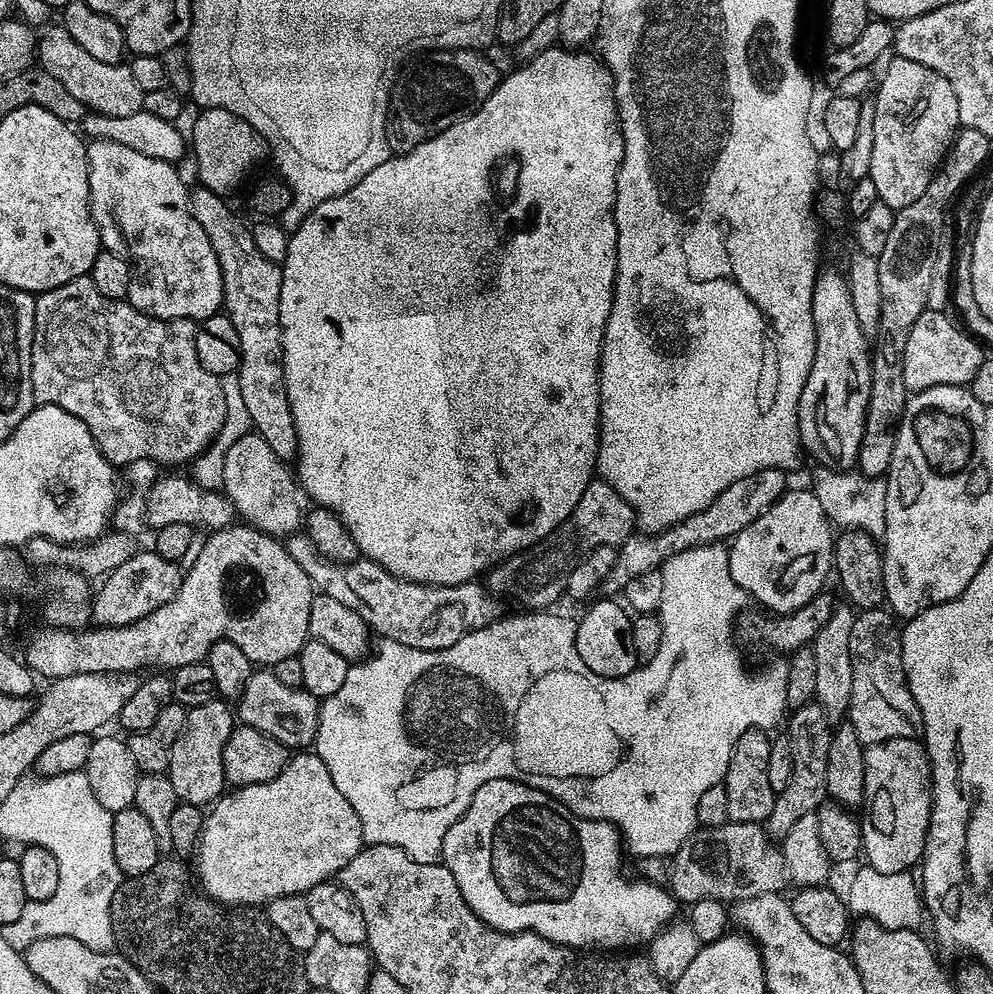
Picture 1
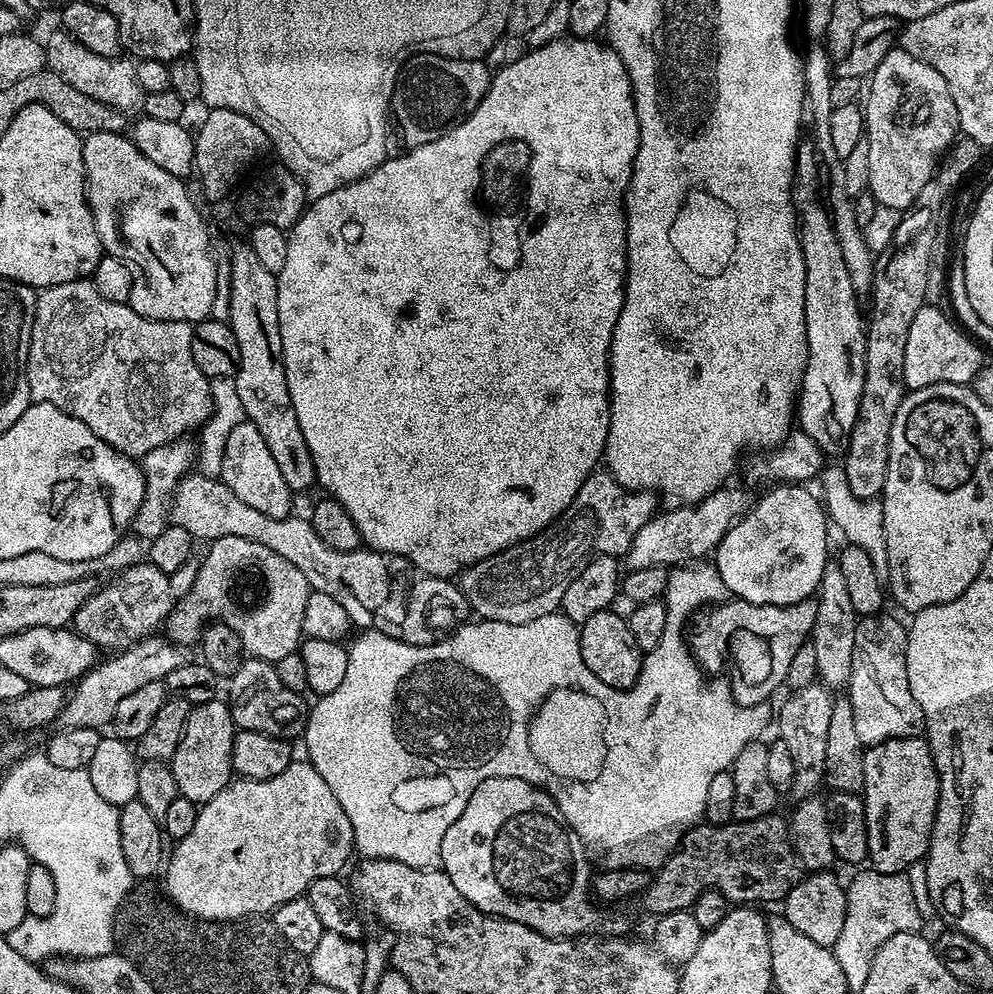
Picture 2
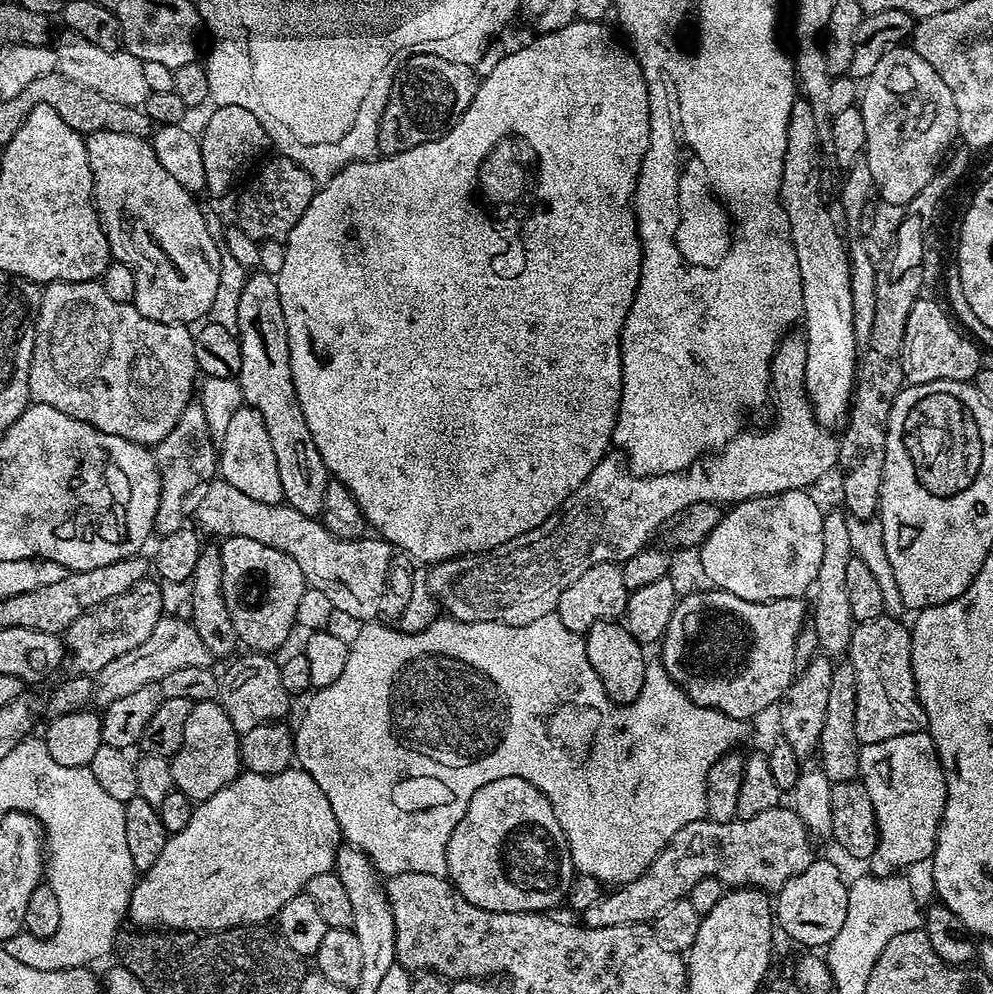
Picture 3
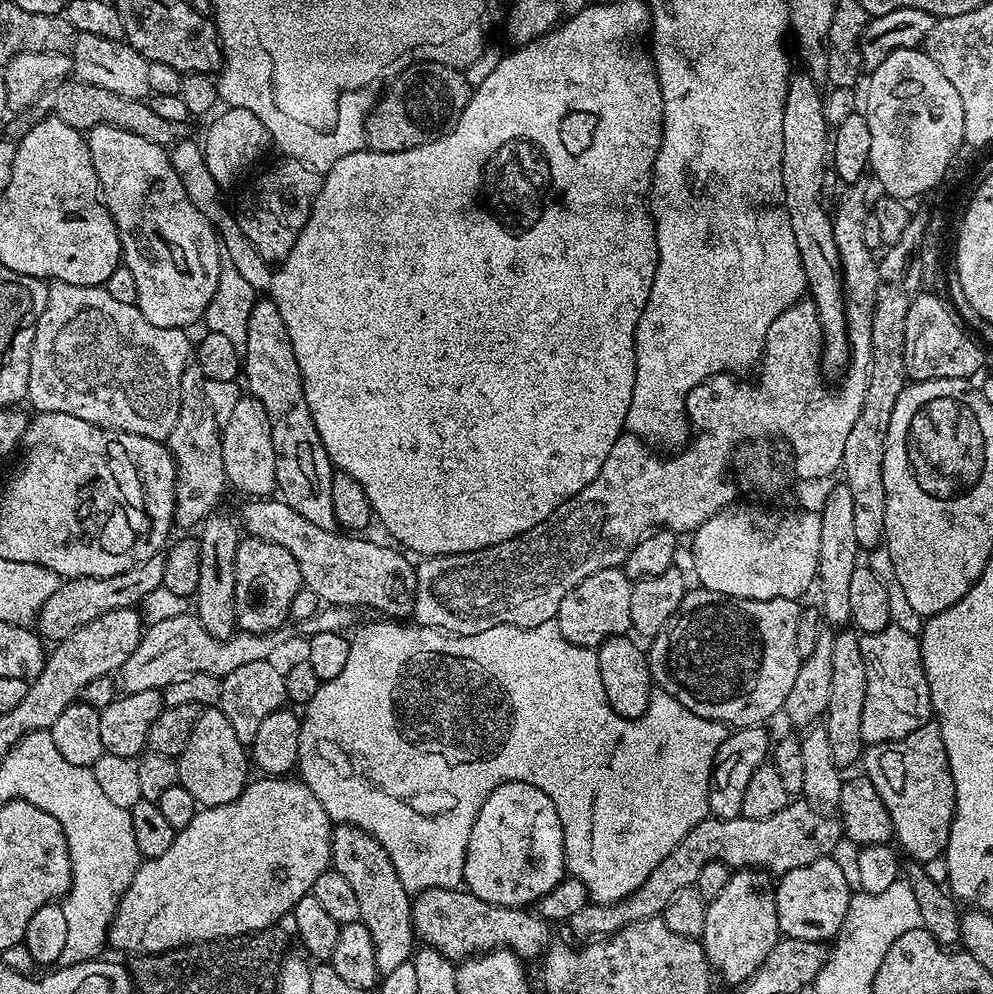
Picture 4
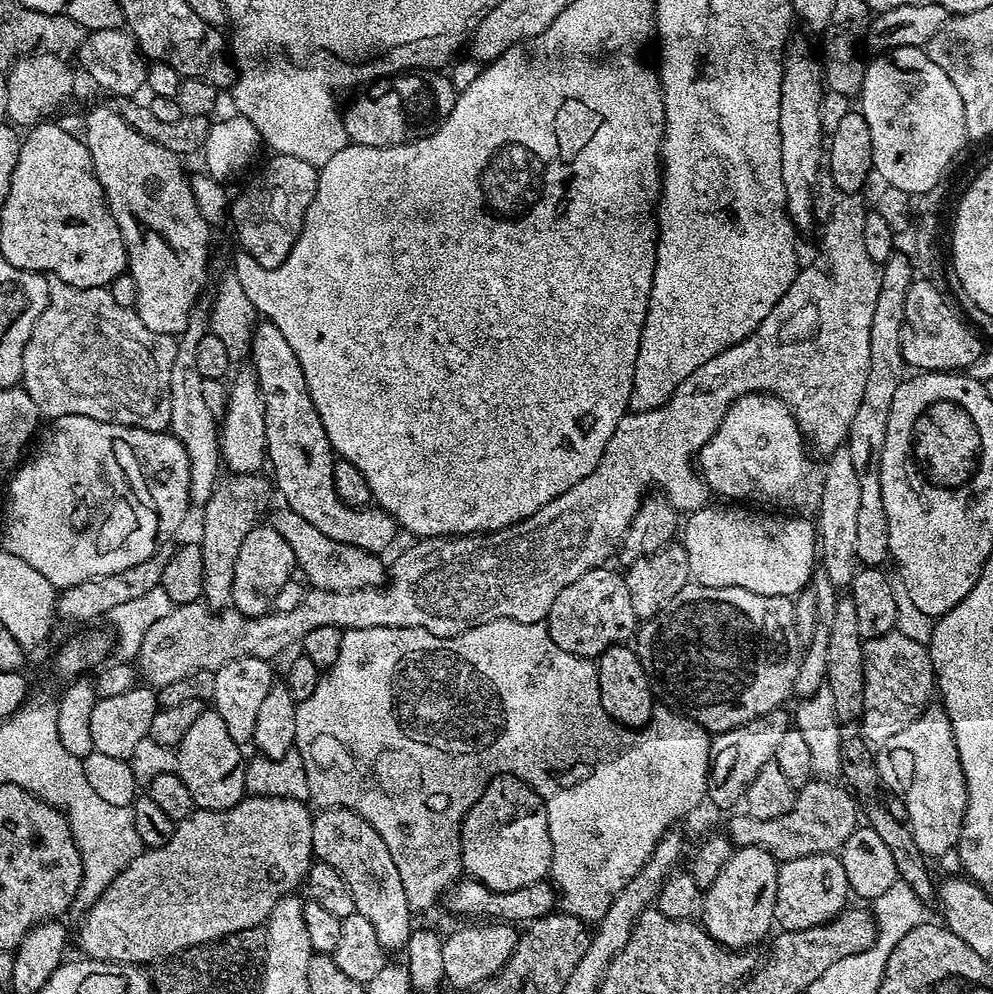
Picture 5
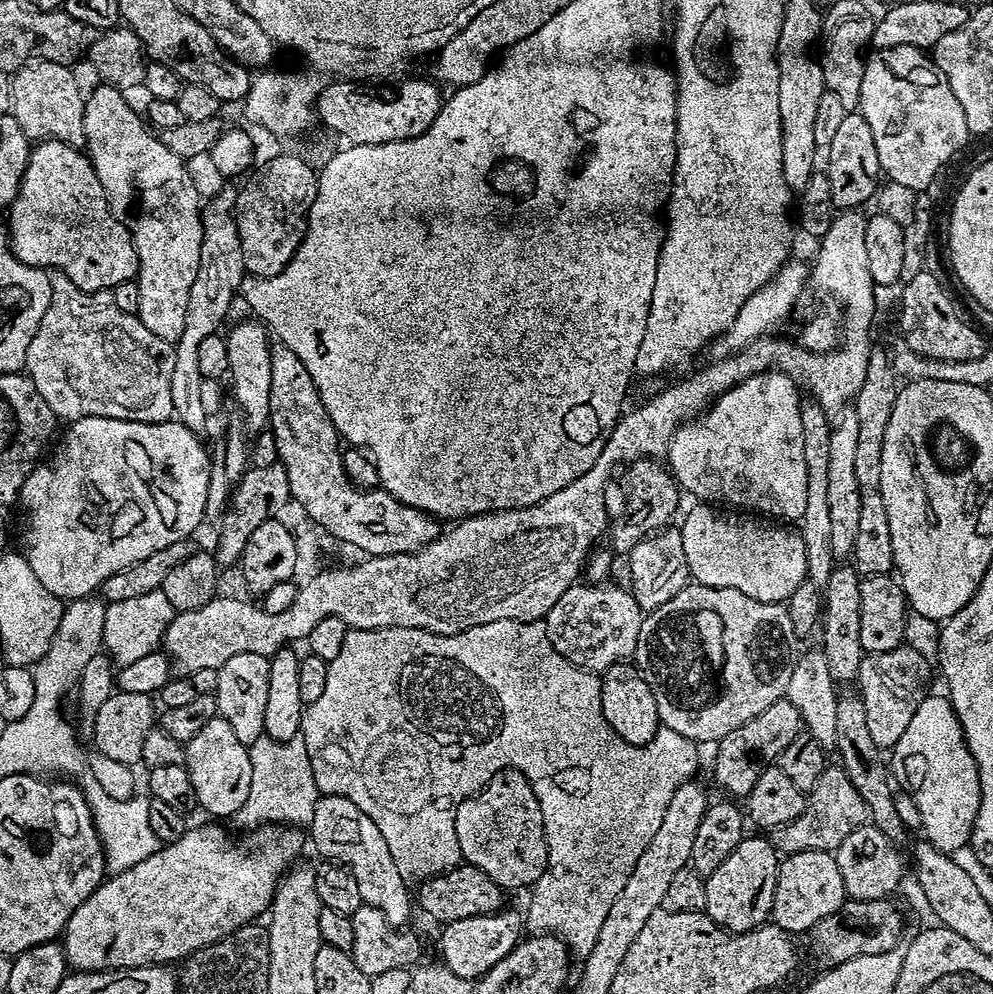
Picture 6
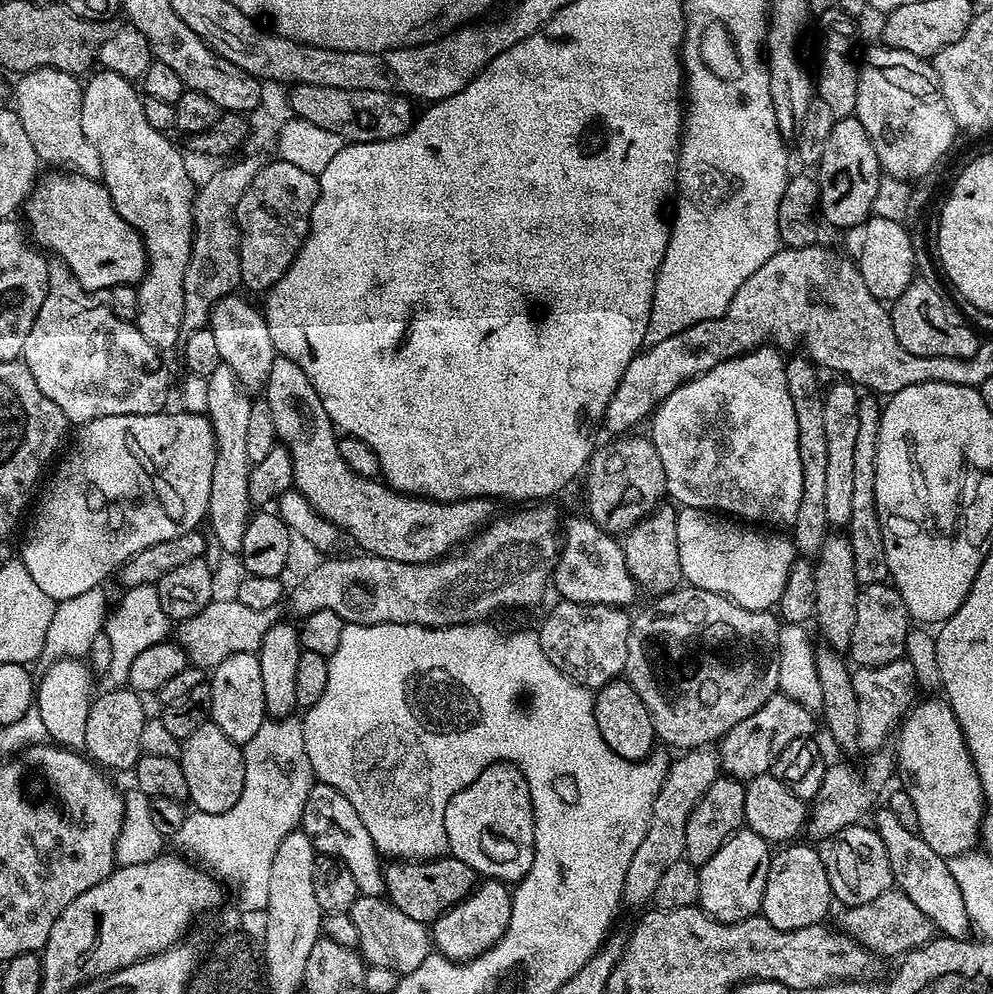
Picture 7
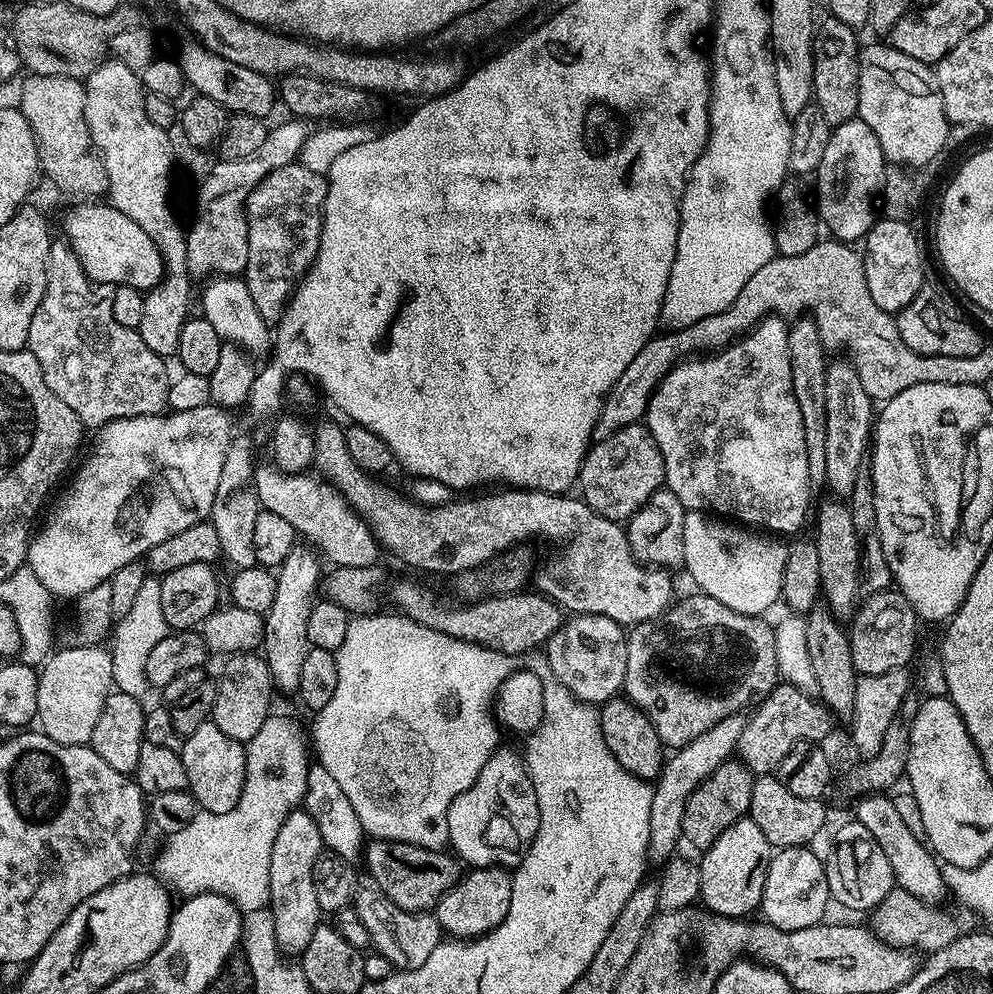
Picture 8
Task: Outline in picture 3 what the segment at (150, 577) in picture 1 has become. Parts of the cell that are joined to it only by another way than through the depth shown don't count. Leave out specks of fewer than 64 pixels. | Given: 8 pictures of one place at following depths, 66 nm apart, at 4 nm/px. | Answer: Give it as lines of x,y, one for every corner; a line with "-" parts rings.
145,578
130,590
79,615
62,634
65,649
69,652
64,668
67,677
95,676
114,658
144,645
164,615
164,596
161,589
163,590
163,587
159,581

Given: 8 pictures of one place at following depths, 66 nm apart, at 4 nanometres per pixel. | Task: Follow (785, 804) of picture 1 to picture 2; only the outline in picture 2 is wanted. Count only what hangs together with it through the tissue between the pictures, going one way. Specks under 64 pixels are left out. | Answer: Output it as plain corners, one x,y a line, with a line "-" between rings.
817,682
815,684
811,684
810,686
806,686
802,690
798,690
797,692
792,692
789,695
789,700
785,702
784,705
780,708
780,732
778,732
779,739
782,739
786,742
786,747
790,750
790,754
794,758
794,782
792,783
790,792
791,795
796,795
796,798
808,798
813,795
812,792
816,787
821,787
824,784
824,767
826,766
826,737
828,733
828,728
830,726
830,710
832,709
832,702
834,699
833,693
829,691
829,689
825,688
823,684

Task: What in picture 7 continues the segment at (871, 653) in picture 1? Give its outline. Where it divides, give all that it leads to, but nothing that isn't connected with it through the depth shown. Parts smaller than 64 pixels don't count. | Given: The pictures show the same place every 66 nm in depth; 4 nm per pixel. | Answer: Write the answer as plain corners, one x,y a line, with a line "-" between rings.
905,658
886,662
877,668
857,667
852,672
854,694
858,694
858,738
860,748
871,754
887,745
888,735
903,721
913,707
912,695
918,692
914,667

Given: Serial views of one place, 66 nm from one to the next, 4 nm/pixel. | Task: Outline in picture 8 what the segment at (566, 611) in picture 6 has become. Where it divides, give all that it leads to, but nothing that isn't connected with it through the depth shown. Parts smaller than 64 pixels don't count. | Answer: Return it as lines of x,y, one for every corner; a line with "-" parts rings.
572,614
546,643
551,679
558,681
584,704
602,706
623,689
628,637
625,625
602,614

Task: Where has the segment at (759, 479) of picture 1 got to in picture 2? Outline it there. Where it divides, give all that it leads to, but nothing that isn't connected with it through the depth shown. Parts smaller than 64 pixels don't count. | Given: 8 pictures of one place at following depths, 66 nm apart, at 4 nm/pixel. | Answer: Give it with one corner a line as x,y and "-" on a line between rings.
725,486
696,504
681,504
672,506
669,512
661,511
638,530
634,542
630,542
630,550
622,558
623,563
631,570
646,570
703,561
715,553
724,535
751,510
753,503
754,496
746,489

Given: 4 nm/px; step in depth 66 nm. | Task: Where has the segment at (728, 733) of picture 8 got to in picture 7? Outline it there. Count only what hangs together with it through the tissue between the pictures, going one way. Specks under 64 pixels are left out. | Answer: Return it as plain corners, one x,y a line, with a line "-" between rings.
711,747
694,748
685,751
677,760
668,765
668,773
658,790
658,798
654,798
654,806
650,814
650,822
646,830
646,838
634,850
634,858
630,858
630,870
626,872
623,903
644,904
655,897
658,881
666,874
669,866
674,866
684,856
686,846
686,822
694,810
694,806
706,794
706,790
718,779
721,771
720,757

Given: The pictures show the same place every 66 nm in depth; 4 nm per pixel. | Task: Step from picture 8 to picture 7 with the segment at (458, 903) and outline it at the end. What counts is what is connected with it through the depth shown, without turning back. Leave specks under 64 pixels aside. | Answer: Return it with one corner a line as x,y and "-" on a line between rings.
488,878
461,901
458,910
438,917
431,925
430,936
439,955
456,963
467,963
503,938
511,913
512,892
509,885
503,880

